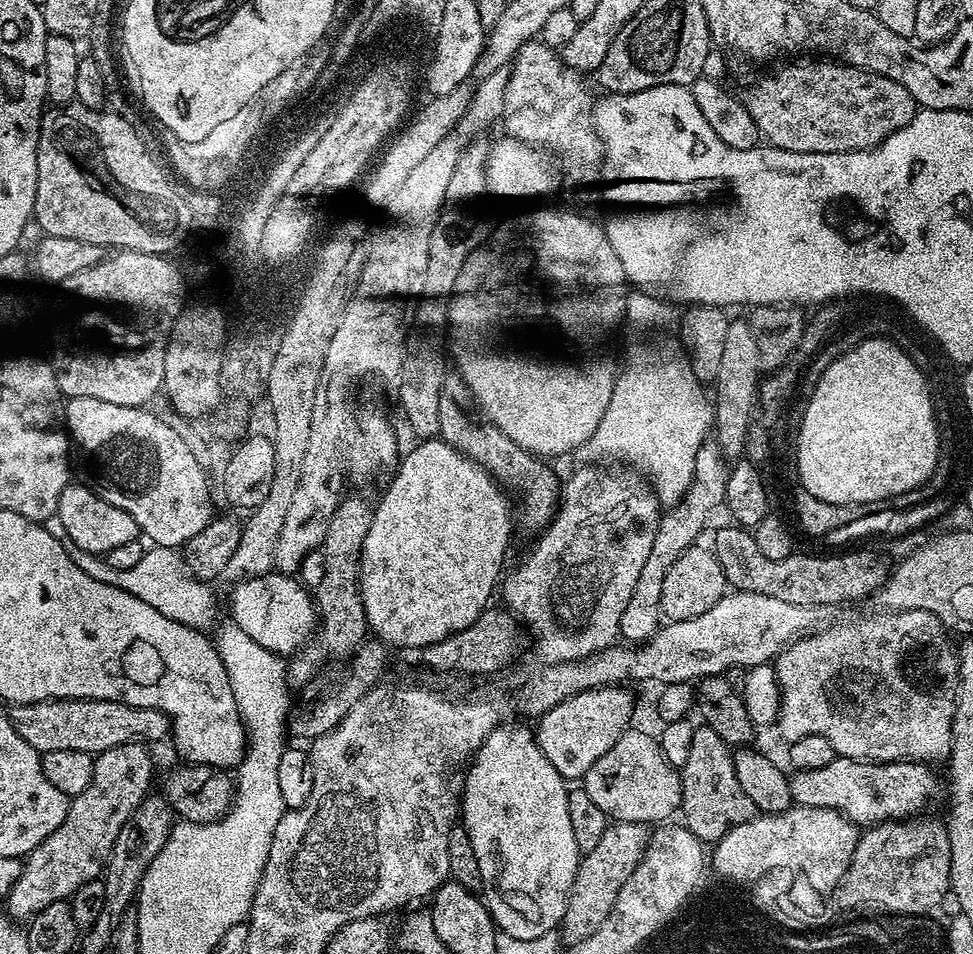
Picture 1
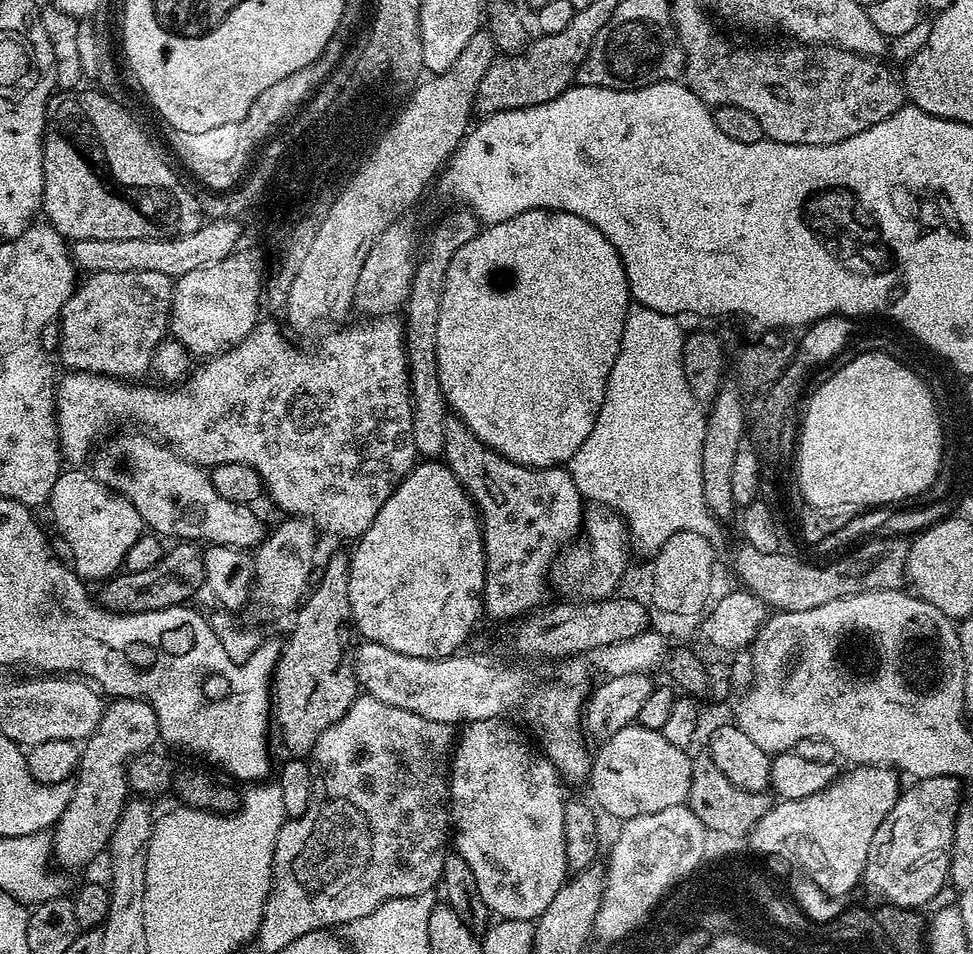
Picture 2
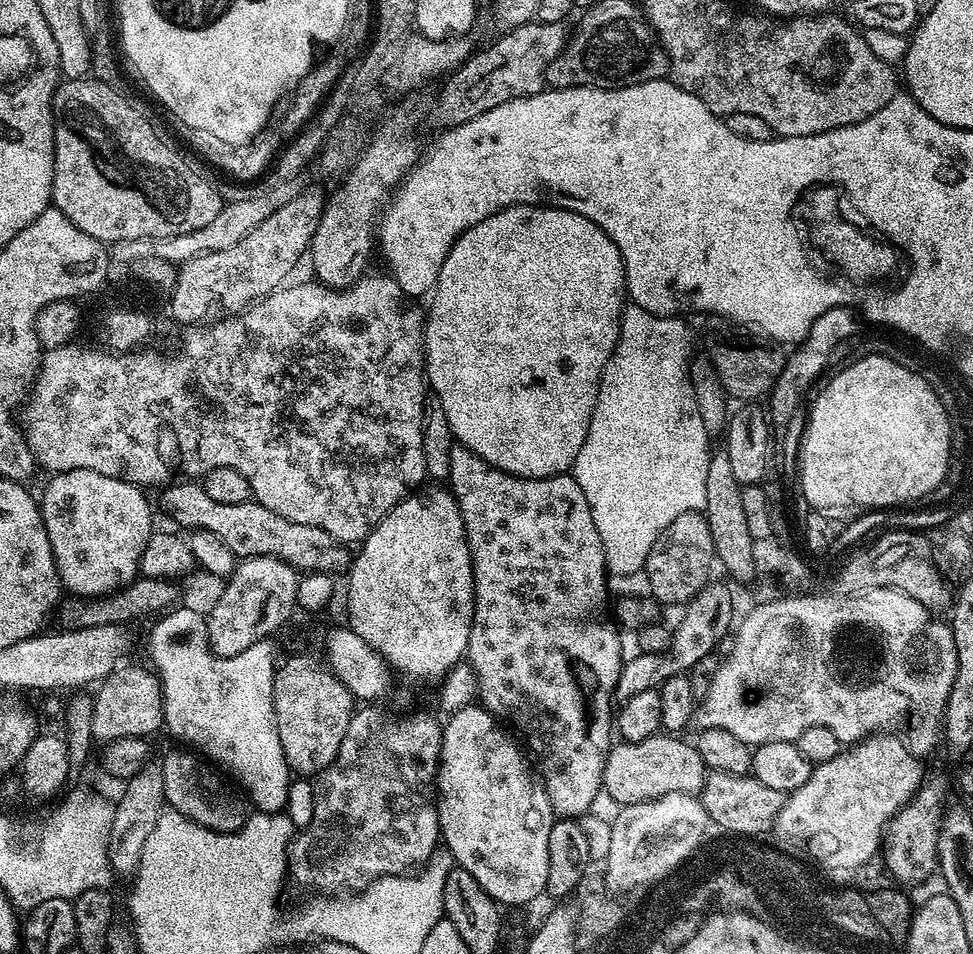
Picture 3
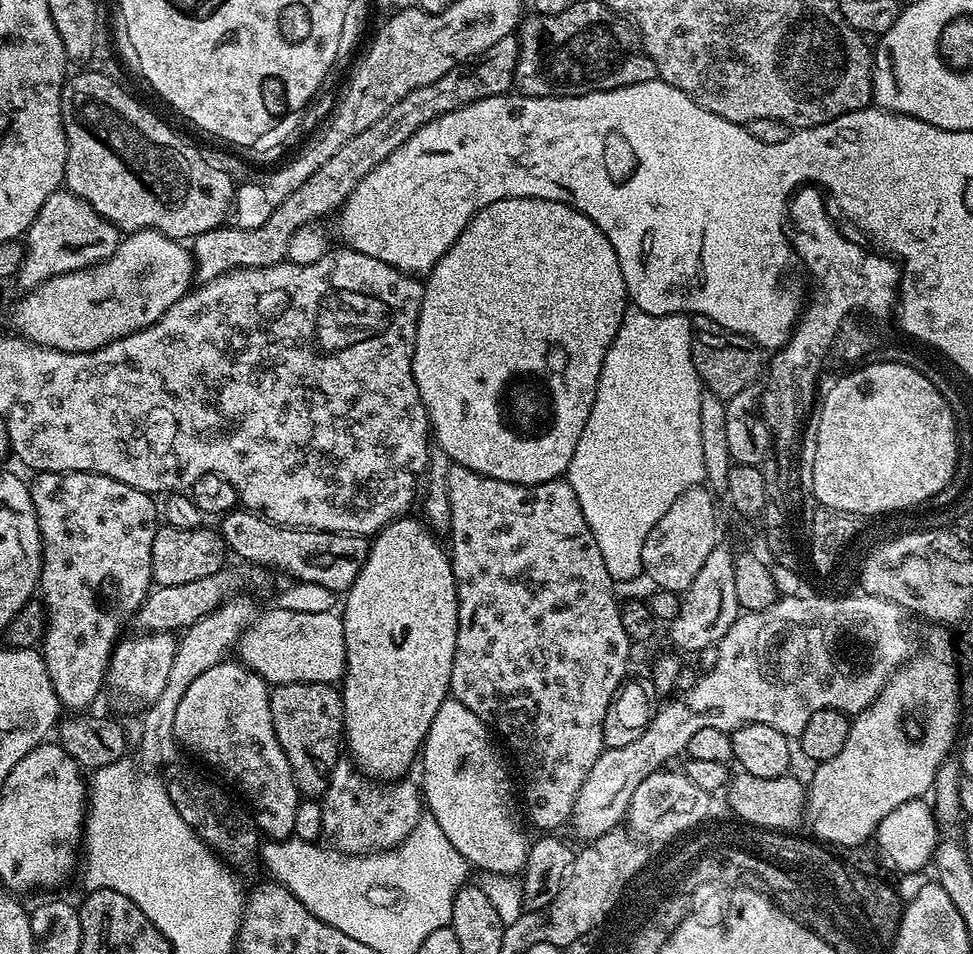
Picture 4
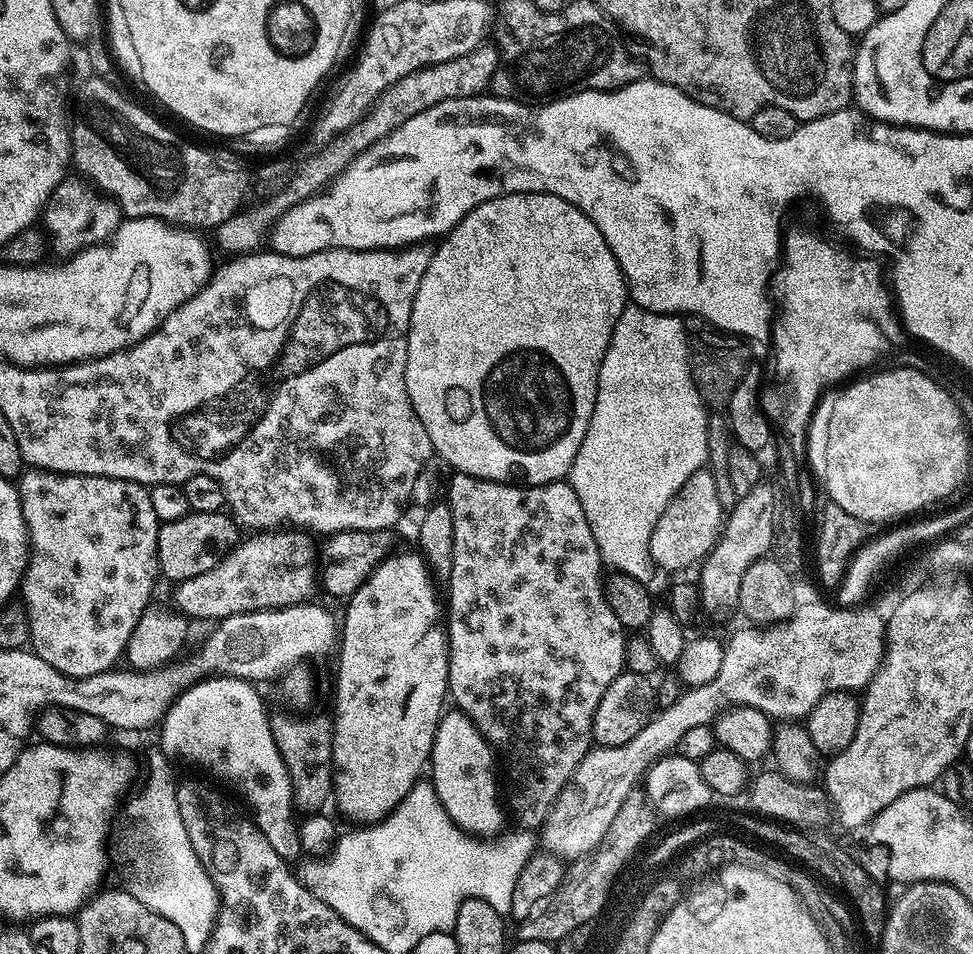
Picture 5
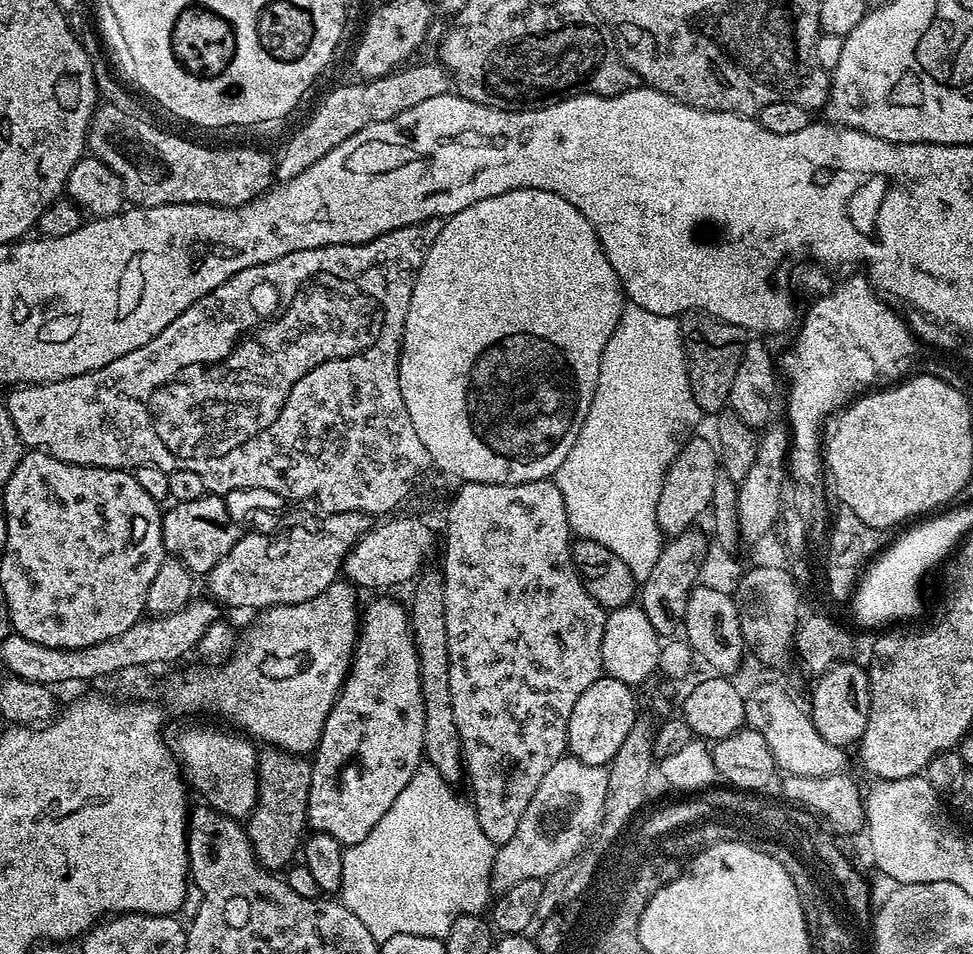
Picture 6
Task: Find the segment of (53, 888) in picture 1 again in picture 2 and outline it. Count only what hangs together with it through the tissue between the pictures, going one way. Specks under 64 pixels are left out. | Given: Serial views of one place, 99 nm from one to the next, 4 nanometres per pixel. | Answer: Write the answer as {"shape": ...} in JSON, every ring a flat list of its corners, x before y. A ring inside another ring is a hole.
{"shape":[[116,698,111,702,113,704,109,703,105,707,96,731,83,741,80,762,74,773,73,797,70,798,65,812,55,823,54,833,51,835,51,855,54,857,55,863,60,863,64,868,84,868,100,851,103,853,109,847,111,835,114,834,115,826,119,822,119,816,130,799,126,765,133,756,155,749,160,740,160,723,155,710,147,700]]}

